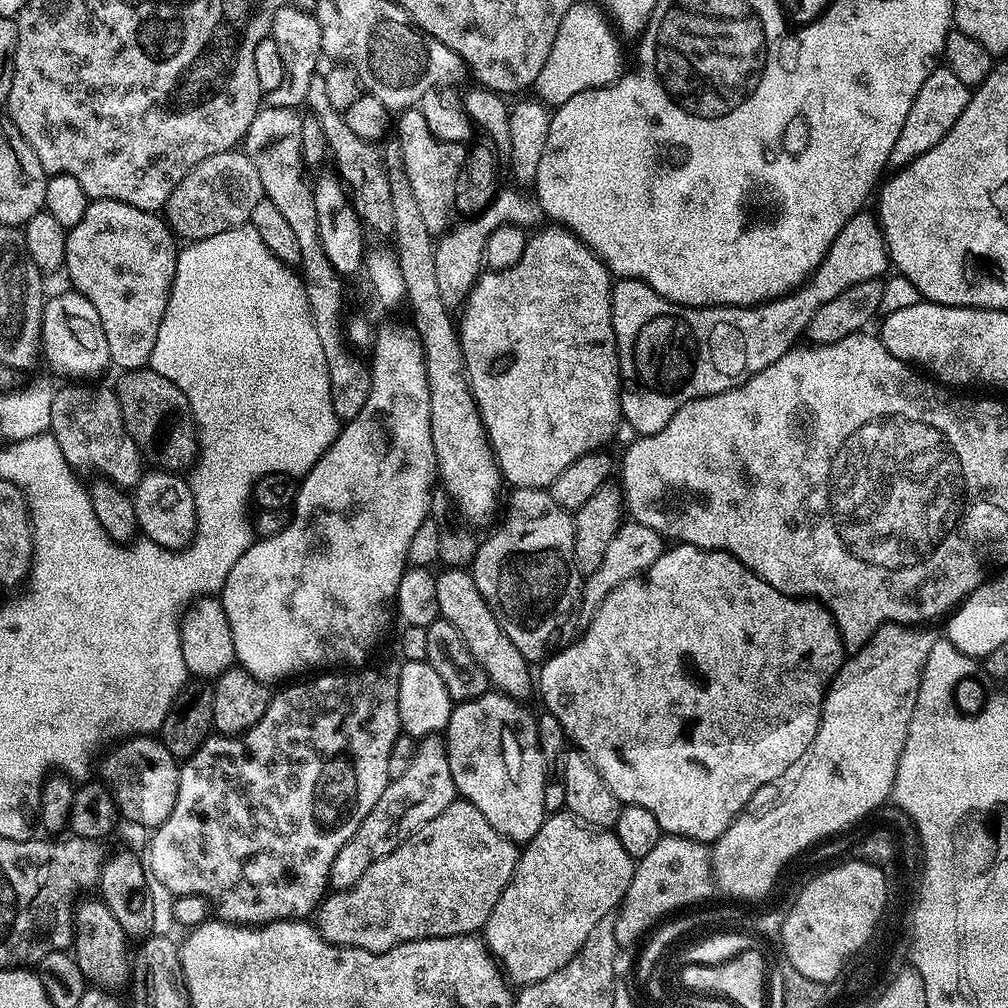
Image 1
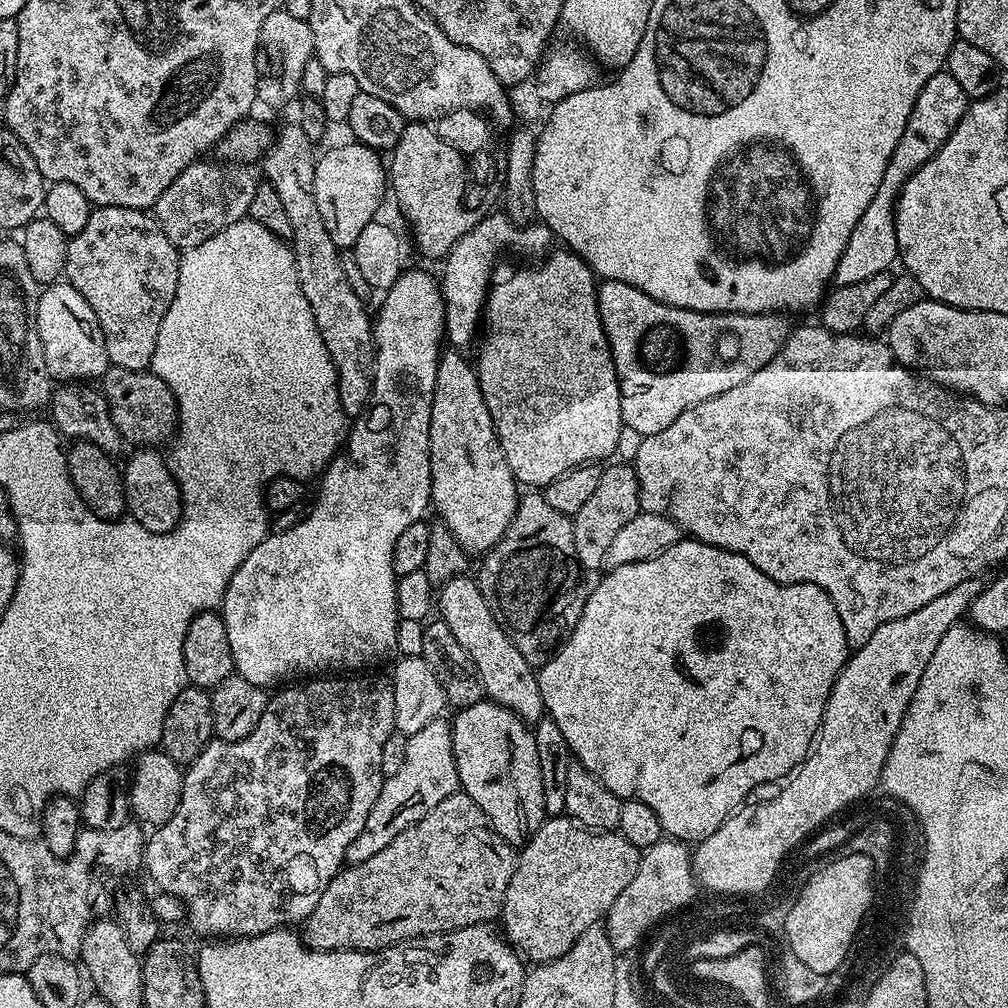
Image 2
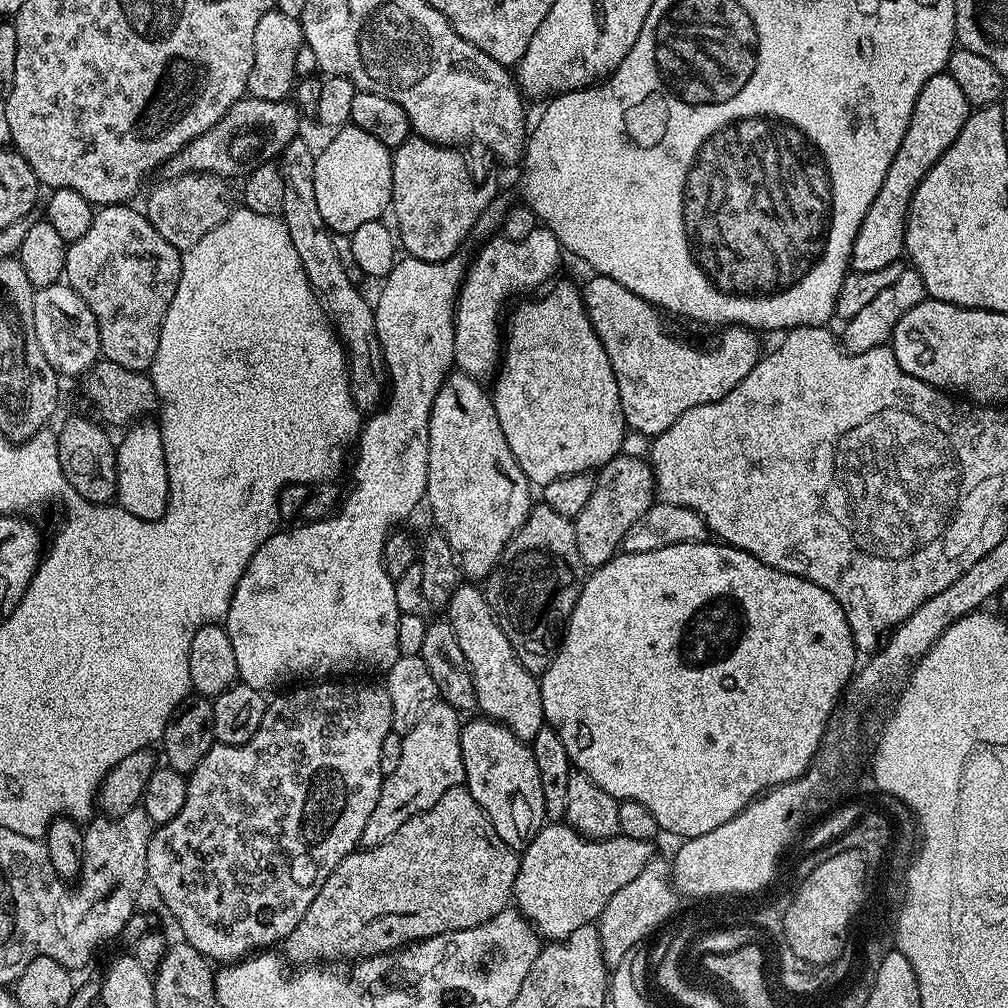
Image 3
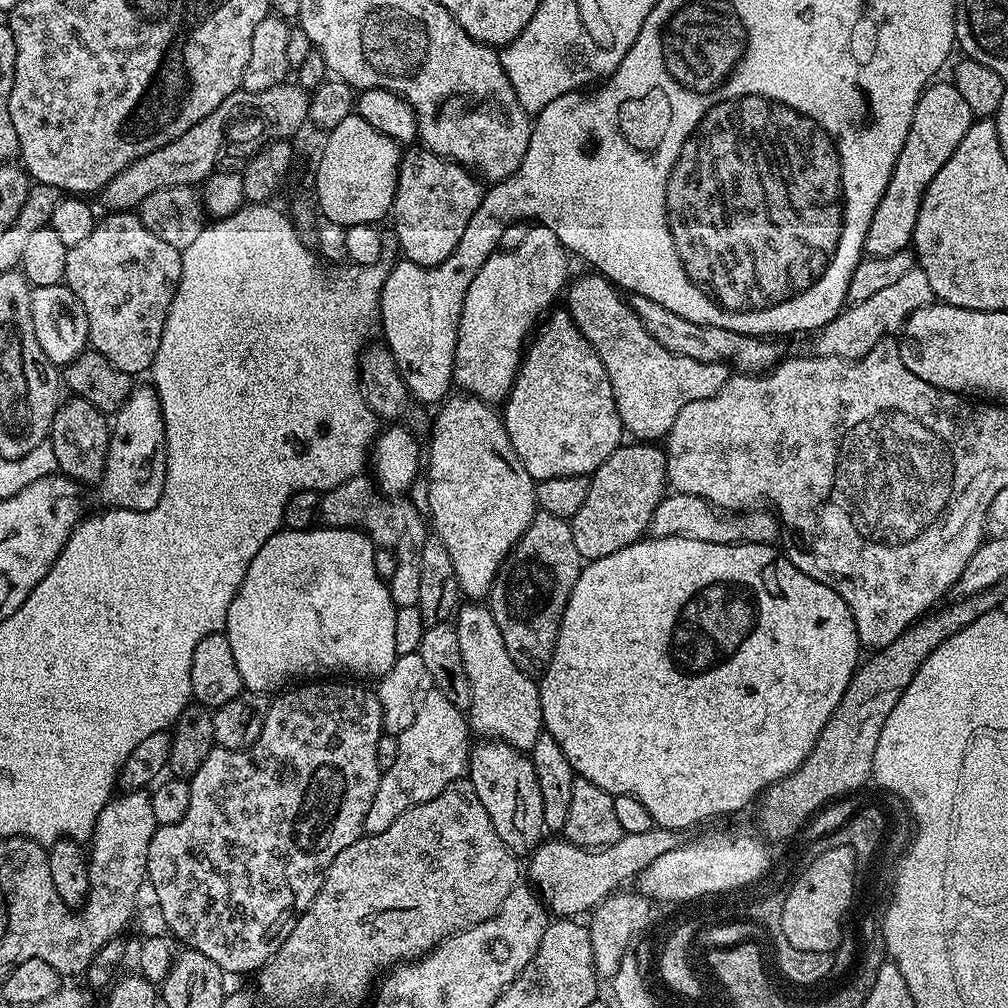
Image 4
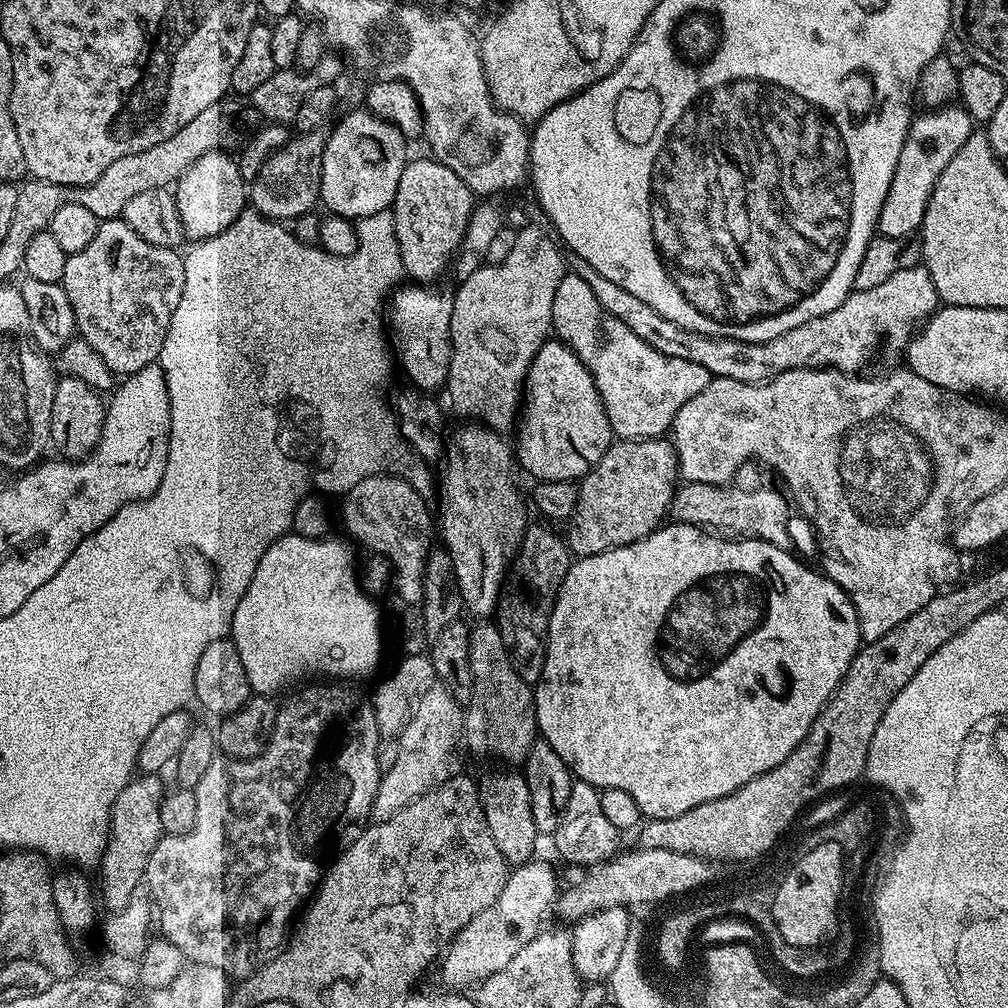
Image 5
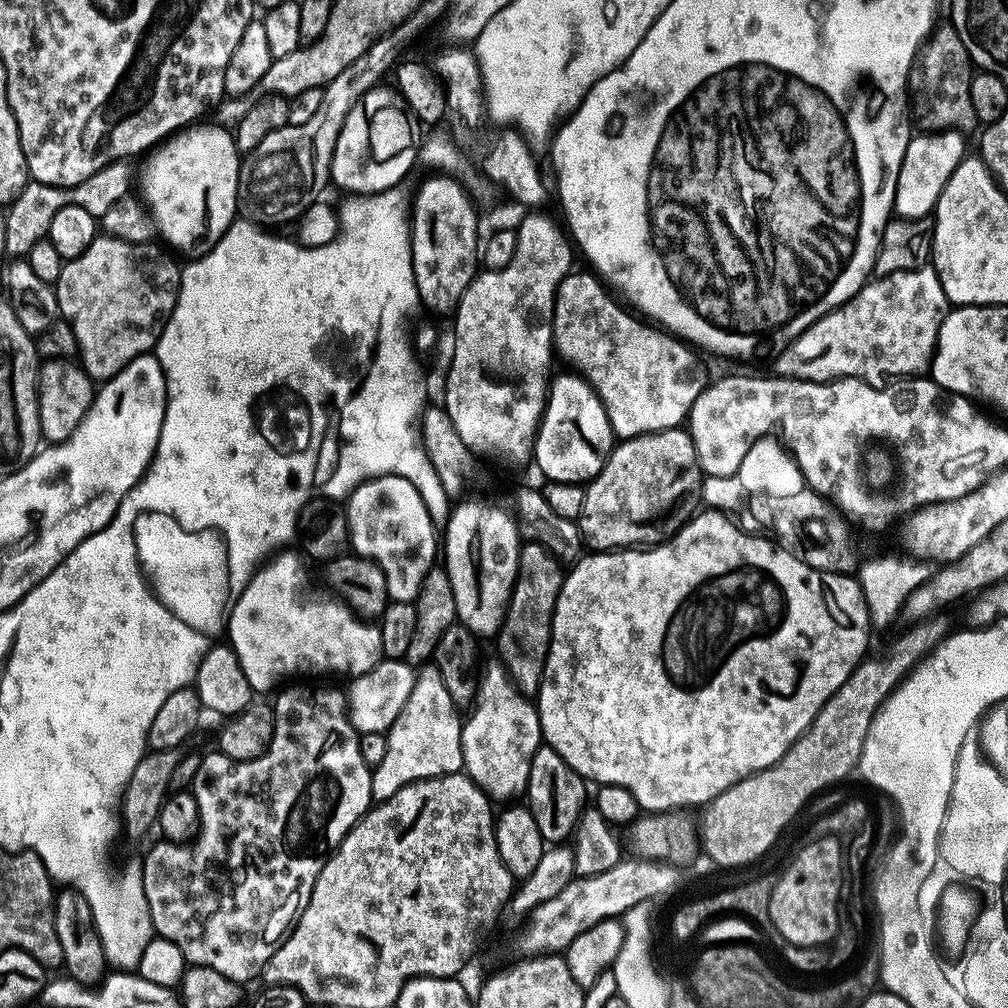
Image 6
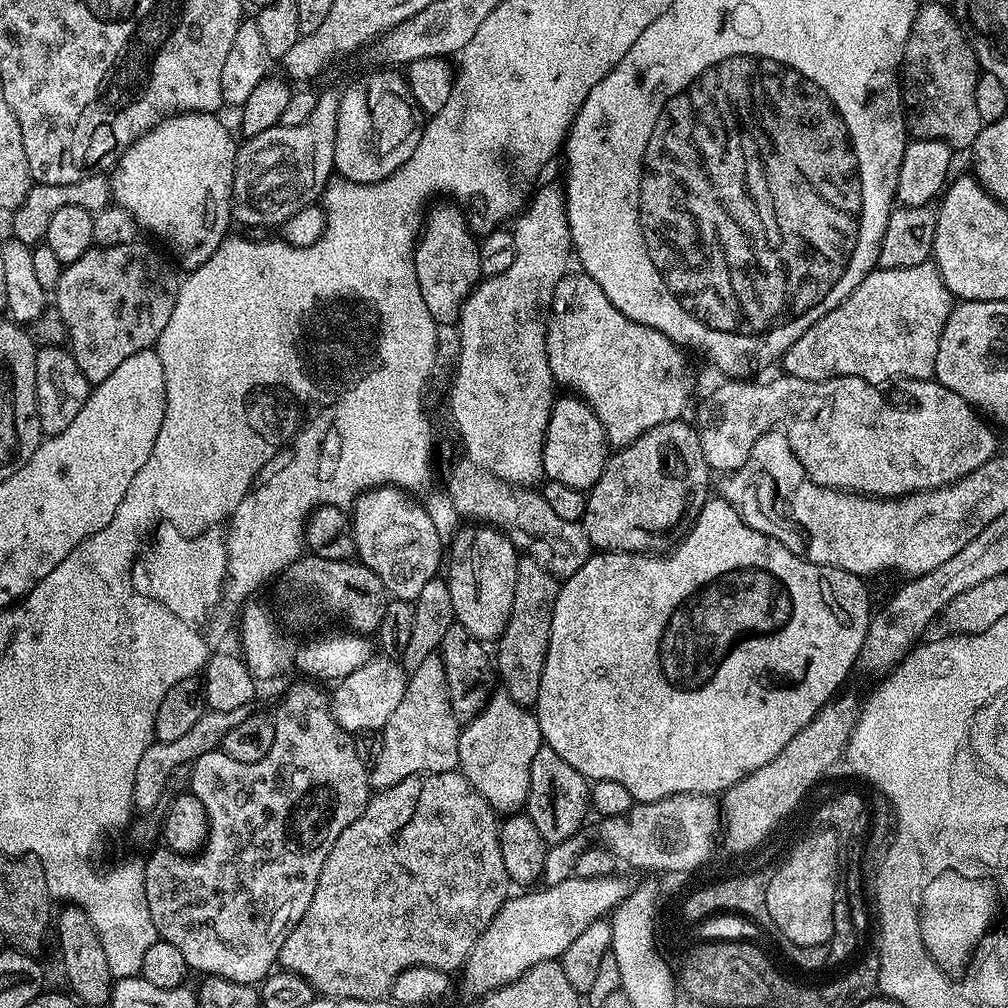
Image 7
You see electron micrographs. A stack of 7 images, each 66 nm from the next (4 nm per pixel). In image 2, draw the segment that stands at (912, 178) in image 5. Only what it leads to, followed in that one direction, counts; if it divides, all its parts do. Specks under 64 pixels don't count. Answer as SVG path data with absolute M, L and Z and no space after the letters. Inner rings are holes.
M941 70L922 86L914 106L910 110L910 118L906 118L906 130L902 130L902 138L898 138L898 146L894 146L894 154L890 154L890 162L886 162L886 174L882 174L882 182L878 182L878 194L870 198L870 206L866 206L862 218L854 226L850 234L850 242L846 242L846 250L838 258L838 266L834 277L837 285L850 282L863 282L874 274L889 271L898 260L898 238L896 237L896 199L905 182L919 170L923 164L930 162L938 150L950 138L954 126L962 118L969 106L969 98L954 82L947 70Z

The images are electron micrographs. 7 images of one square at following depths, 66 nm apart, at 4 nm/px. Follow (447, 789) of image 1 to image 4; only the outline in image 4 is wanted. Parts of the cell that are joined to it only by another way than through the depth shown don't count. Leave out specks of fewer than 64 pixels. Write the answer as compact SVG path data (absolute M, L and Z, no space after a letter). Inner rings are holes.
M435 690L427 692L416 707L414 722L410 722L398 742L398 758L390 770L382 773L374 802L366 810L364 830L369 836L382 834L394 818L422 802L430 802L450 786L450 782L461 779L468 767L470 751L470 724L465 713L446 694Z

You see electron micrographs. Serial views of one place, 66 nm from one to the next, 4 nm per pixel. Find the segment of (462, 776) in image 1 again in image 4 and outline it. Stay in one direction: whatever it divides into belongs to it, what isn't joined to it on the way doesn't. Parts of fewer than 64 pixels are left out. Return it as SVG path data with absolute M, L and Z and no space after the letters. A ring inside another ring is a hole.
M481 739L476 743L471 745L468 753L466 779L474 786L474 794L478 794L482 806L486 806L486 814L490 814L494 830L498 830L498 838L502 838L516 857L527 857L535 852L546 832L542 818L542 790L538 790L538 778L531 759L521 749L501 740Z

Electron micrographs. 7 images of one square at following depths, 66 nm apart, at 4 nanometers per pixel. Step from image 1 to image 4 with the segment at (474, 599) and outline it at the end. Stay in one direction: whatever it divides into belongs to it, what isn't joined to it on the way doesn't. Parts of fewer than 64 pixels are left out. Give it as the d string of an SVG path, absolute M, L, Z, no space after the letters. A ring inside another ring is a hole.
M480 602L464 603L468 604L461 606L454 623L458 650L470 682L470 706L466 716L471 731L485 740L501 740L515 748L530 750L544 731L540 685L510 658L510 650L506 650L506 642L502 642L502 630L498 630L491 608Z

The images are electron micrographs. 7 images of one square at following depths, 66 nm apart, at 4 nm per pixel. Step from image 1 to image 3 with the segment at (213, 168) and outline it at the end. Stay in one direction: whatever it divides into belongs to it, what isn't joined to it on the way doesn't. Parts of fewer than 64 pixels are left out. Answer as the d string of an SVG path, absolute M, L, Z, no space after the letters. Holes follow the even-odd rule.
M191 172L161 181L148 196L146 215L154 230L158 230L158 234L162 234L170 246L181 250L193 248L234 211L232 192L228 189L229 181L219 174Z

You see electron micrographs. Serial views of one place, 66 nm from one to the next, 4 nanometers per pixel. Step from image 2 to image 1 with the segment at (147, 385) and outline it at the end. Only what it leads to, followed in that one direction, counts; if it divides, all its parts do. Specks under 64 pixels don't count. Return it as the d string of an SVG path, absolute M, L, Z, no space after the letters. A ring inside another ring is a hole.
M150 366L133 368L121 376L124 377L114 384L114 391L122 410L122 422L139 446L141 457L166 472L189 469L197 454L197 432L186 394Z

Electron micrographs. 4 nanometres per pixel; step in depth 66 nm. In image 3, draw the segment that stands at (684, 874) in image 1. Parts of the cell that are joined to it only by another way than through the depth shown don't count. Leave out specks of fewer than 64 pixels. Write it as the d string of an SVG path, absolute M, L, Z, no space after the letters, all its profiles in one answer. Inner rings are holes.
M652 864L644 867L638 878L626 882L610 902L606 902L606 910L602 910L598 927L600 930L600 941L602 942L602 958L608 964L609 969L615 970L625 963L624 960L632 952L635 944L640 944L652 931L659 929L660 918L667 915L672 907L672 893L667 884L667 873L664 865Z

